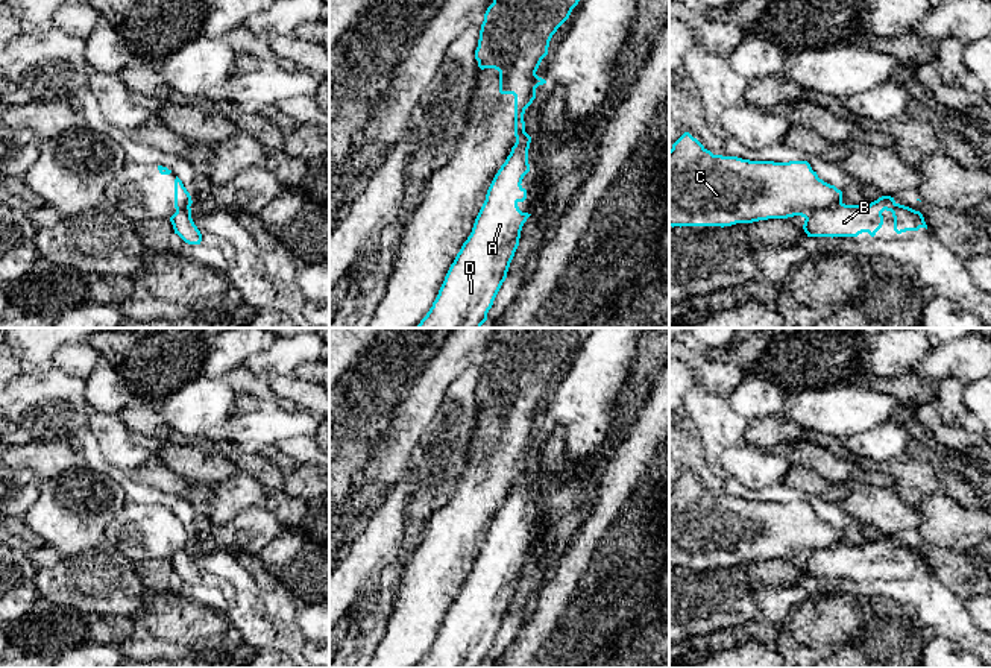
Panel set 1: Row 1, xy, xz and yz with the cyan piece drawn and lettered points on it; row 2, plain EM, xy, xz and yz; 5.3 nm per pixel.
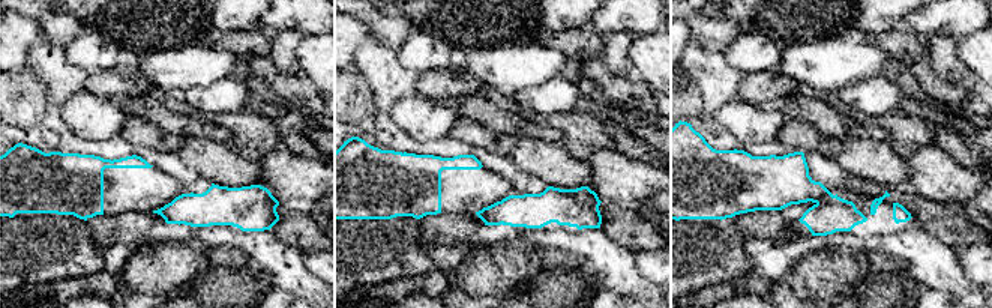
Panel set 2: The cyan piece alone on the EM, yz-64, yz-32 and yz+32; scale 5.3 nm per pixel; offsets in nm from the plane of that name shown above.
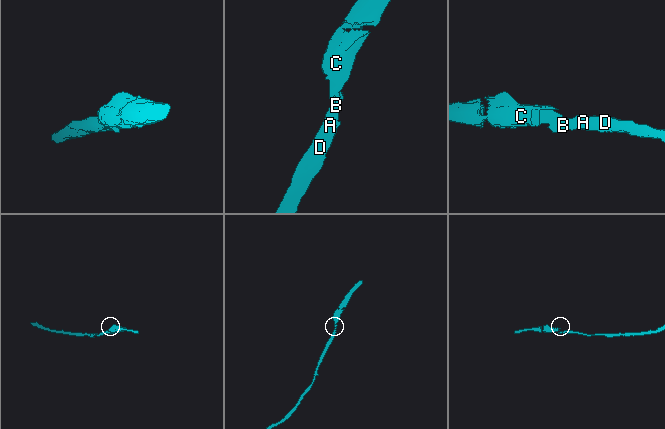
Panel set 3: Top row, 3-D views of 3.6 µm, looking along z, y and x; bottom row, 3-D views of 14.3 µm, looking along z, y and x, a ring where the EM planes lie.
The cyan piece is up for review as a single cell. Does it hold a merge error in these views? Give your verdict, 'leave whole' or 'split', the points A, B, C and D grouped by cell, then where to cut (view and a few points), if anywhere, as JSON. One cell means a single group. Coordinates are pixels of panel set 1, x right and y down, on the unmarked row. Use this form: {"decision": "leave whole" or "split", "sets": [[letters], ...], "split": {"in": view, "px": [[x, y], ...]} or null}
{"decision": "split", "sets": [["A", "B", "D"], ["C"]], "split": {"in": "yz", "px": [[841, 541], [818, 550], [806, 559]]}}

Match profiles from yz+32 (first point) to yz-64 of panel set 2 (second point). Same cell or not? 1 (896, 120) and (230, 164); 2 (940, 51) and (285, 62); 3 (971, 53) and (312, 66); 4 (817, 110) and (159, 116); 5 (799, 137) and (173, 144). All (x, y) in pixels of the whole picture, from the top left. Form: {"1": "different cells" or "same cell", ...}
{"1": "different cells", "2": "same cell", "3": "same cell", "4": "same cell", "5": "same cell"}

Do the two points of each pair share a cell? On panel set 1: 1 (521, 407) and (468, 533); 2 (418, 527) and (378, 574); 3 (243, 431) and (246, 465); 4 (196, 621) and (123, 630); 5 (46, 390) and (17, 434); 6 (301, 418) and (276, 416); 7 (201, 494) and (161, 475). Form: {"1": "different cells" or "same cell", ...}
{"1": "same cell", "2": "different cells", "3": "different cells", "4": "different cells", "5": "same cell", "6": "same cell", "7": "same cell"}

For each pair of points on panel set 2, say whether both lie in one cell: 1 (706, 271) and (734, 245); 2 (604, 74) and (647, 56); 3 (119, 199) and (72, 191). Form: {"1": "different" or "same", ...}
{"1": "same", "2": "different", "3": "same"}

